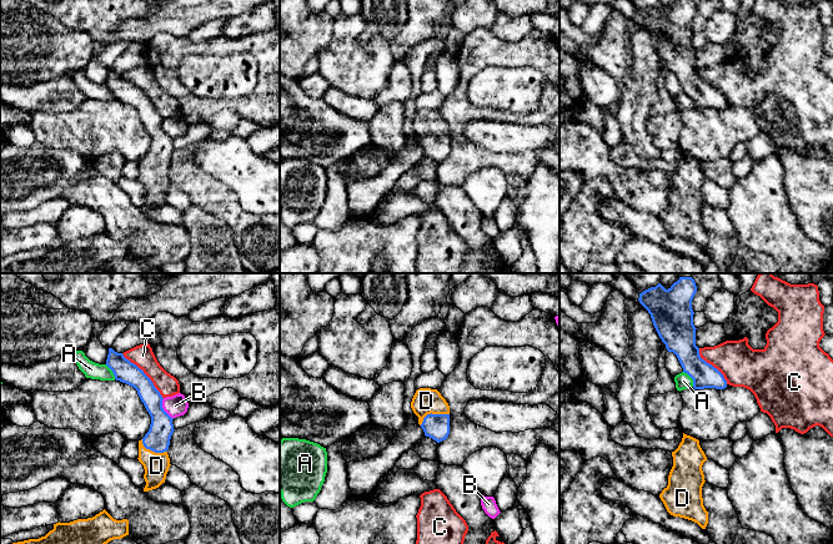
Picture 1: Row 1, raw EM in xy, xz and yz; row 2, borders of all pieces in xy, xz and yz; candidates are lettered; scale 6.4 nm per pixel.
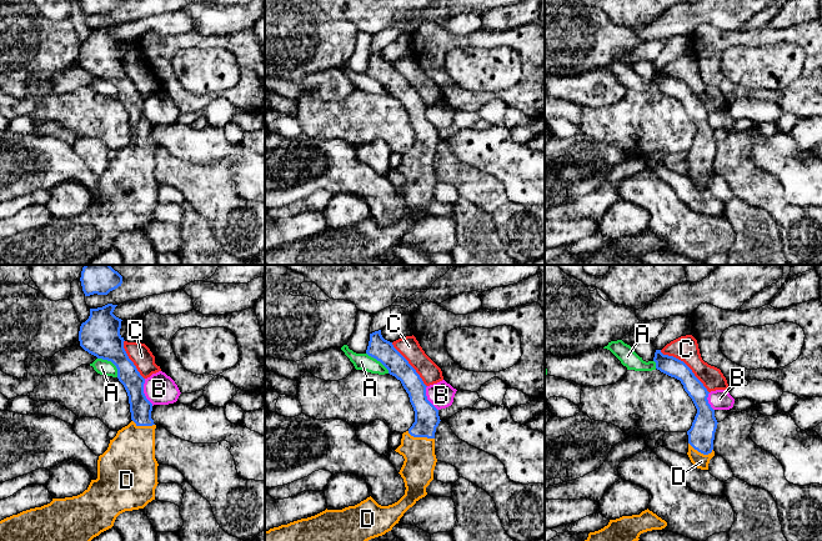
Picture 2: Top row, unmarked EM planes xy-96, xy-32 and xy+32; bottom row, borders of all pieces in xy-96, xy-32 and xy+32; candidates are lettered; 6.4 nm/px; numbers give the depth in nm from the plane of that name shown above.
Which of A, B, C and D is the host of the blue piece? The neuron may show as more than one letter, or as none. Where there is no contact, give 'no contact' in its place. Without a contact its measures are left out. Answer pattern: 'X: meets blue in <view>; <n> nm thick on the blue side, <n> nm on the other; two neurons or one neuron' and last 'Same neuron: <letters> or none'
A: meets blue in yz; 190 nm thick on the blue side, 100 nm on the other; two neurons
B: meets blue in xy; 160 nm thick on the blue side, 140 nm on the other; two neurons
C: meets blue in xy; 140 nm thick on the blue side, 140 nm on the other; two neurons
D: meets blue in xz; 160 nm thick on the blue side, 170 nm on the other; one neuron
Same neuron: D

